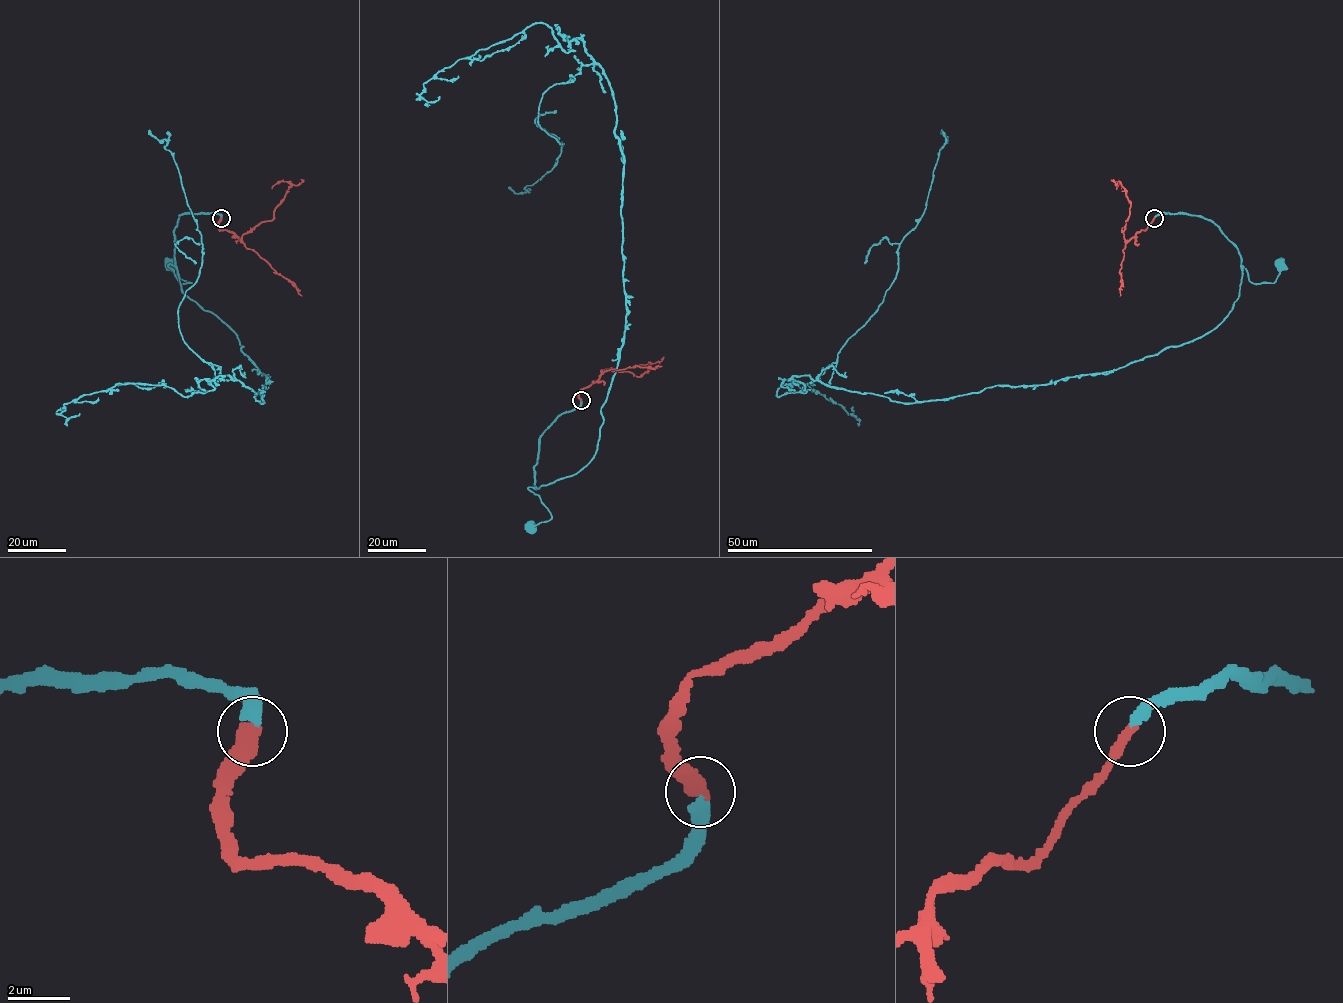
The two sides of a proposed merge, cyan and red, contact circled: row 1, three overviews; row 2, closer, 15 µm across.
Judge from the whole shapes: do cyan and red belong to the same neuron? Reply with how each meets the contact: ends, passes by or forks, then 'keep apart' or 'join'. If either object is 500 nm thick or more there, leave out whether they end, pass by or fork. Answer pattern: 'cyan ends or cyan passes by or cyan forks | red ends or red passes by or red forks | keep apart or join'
cyan ends | red ends | join

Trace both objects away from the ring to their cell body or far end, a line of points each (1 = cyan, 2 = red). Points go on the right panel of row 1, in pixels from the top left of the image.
1: (1154, 218), (1166, 213), (1190, 214), (1210, 219), (1238, 251), (1242, 266), (1253, 283), (1275, 281), (1280, 264)
2: (1154, 218), (1145, 229), (1126, 240), (1123, 231), (1130, 201), (1126, 190), (1117, 181), (1121, 189)

